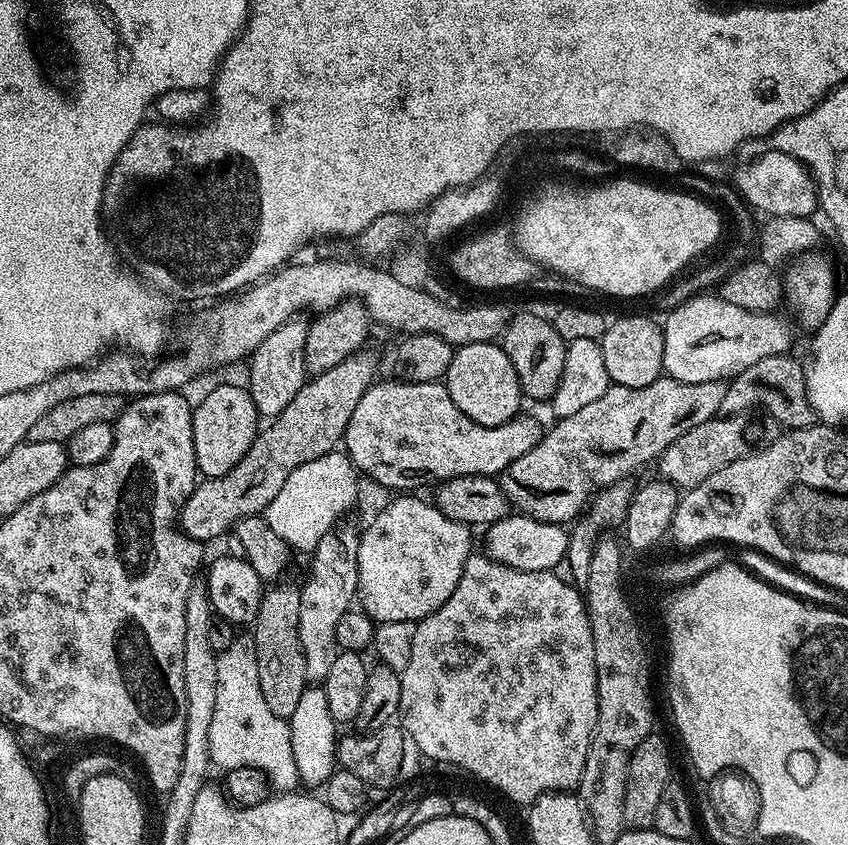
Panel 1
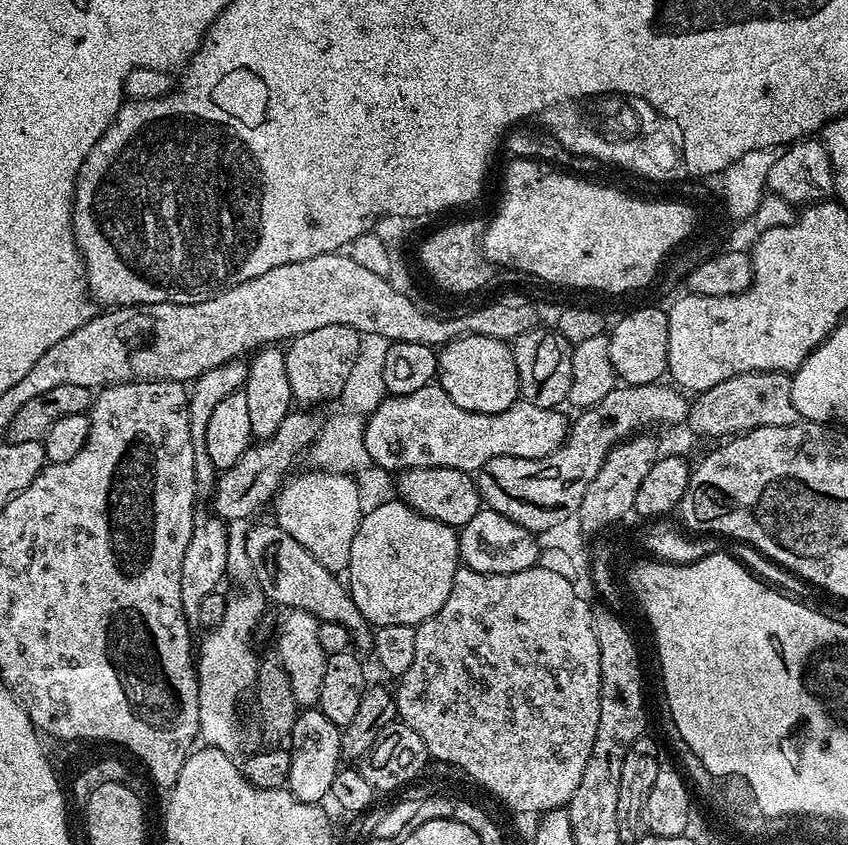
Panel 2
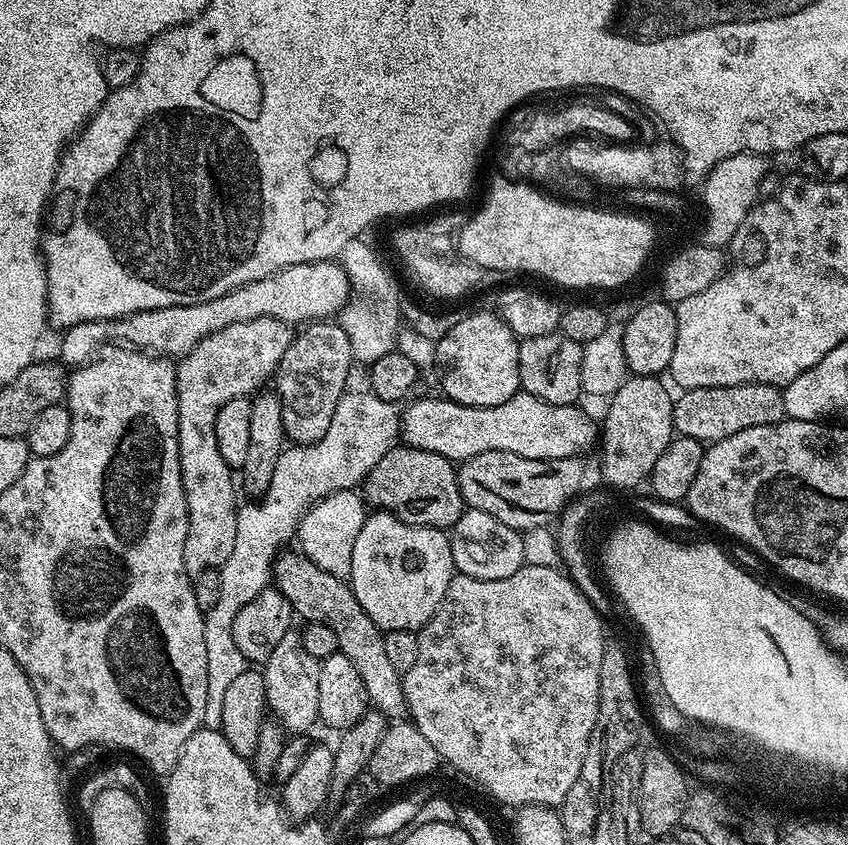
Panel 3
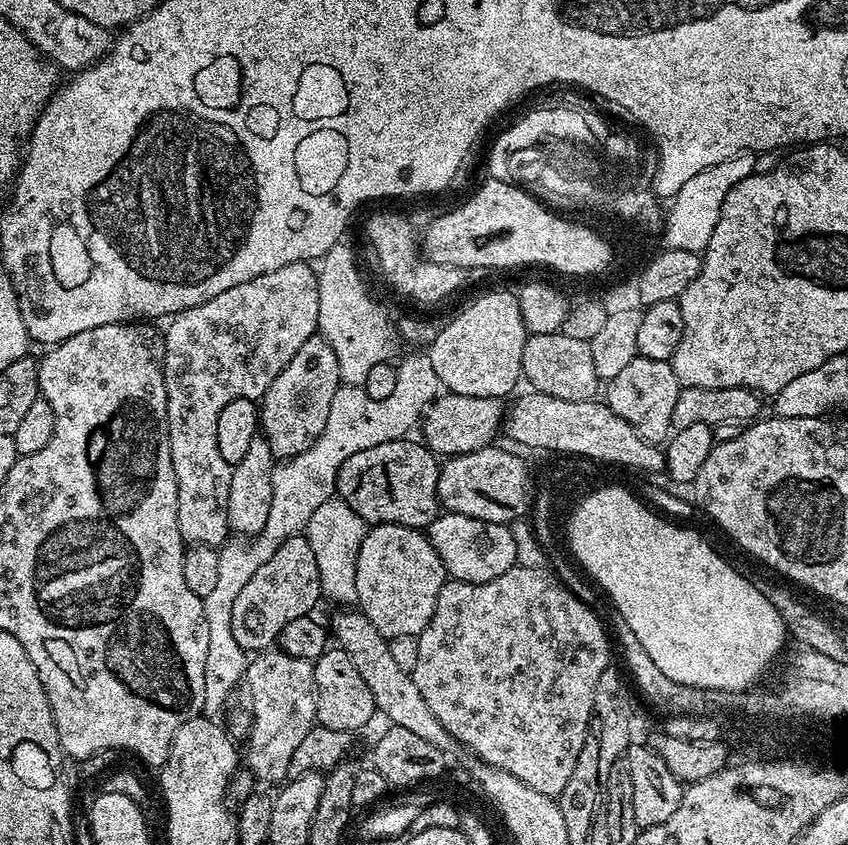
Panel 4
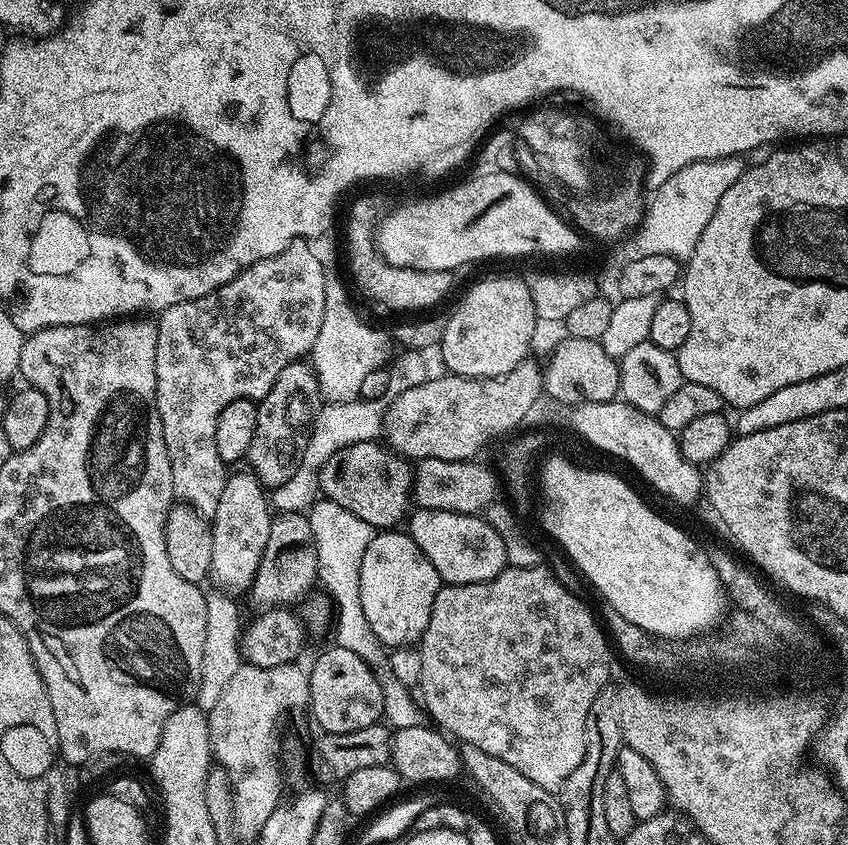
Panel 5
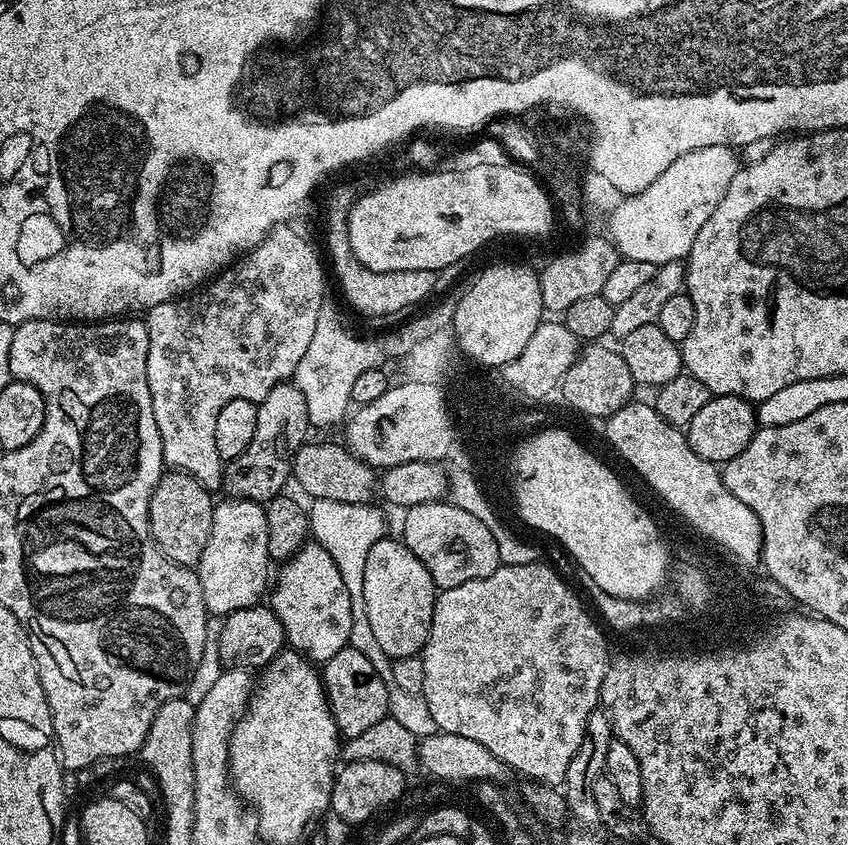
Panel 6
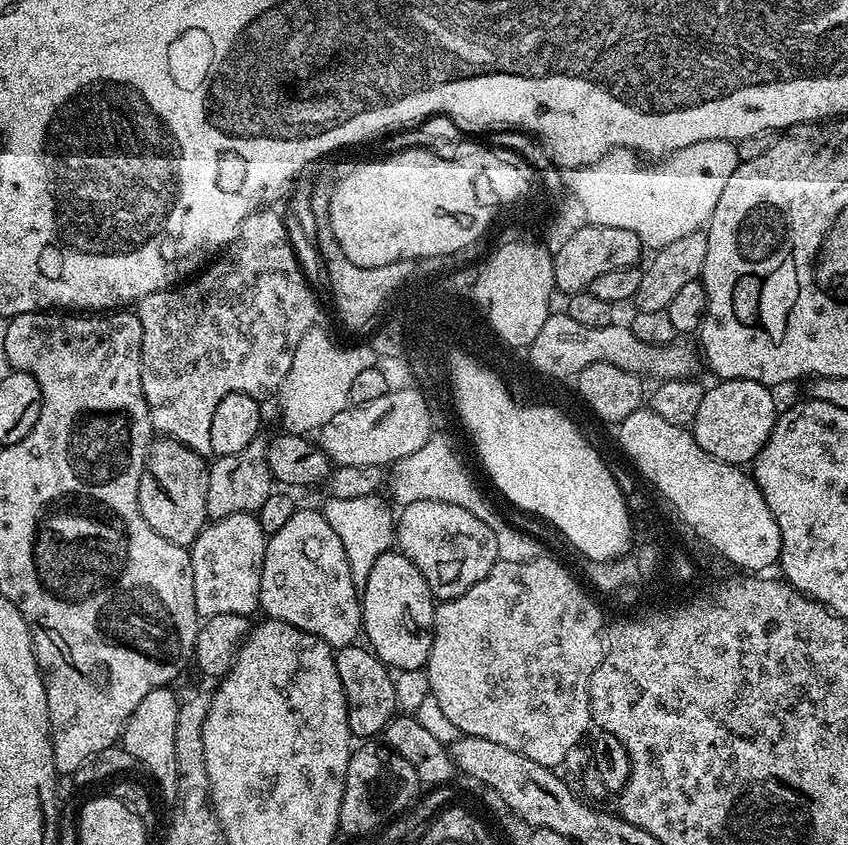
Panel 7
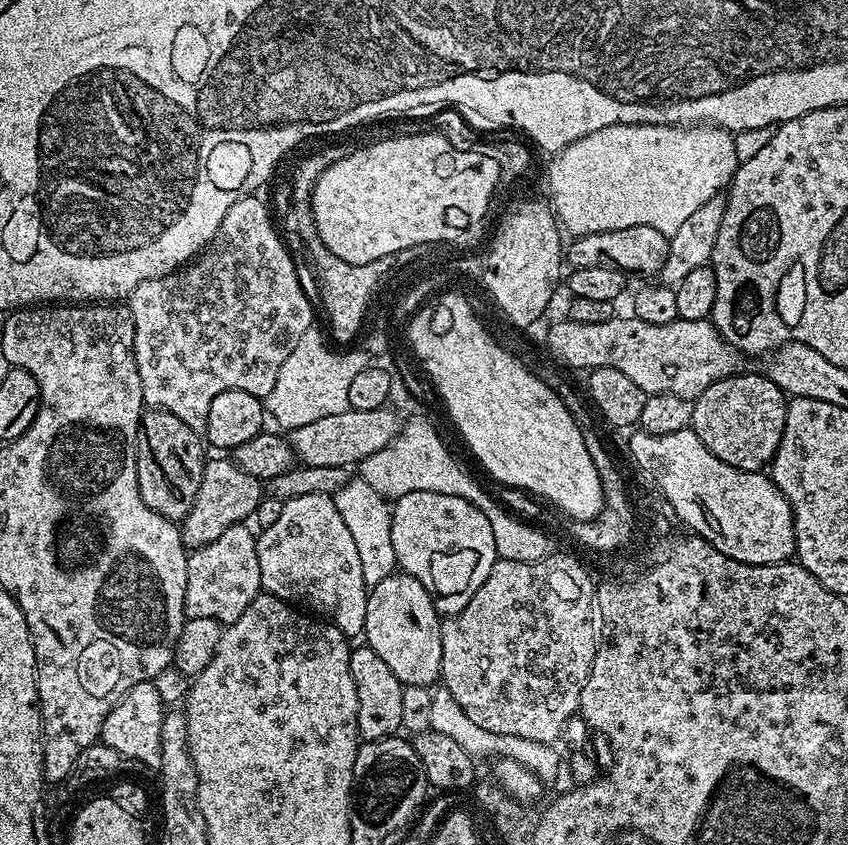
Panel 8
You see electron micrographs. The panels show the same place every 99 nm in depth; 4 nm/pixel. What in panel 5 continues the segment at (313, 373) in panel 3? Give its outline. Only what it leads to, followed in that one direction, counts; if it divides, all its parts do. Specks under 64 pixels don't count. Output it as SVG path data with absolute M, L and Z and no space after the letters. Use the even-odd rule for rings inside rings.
M297 362L286 366L270 386L270 394L258 401L258 426L254 426L254 442L246 457L247 467L260 479L265 489L282 486L298 470L314 426L316 413L322 407L322 397L316 372L311 363Z

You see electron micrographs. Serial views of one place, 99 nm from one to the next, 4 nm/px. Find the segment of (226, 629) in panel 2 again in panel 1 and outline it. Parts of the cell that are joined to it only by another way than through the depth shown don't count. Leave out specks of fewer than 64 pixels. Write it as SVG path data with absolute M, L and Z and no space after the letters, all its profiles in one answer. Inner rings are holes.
M237 635L226 650L218 653L216 662L218 698L214 701L214 718L210 721L210 754L213 765L220 770L244 766L262 770L269 785L280 794L299 789L301 782L298 766L294 766L294 746L290 746L290 726L285 717L274 714L270 706L266 706L266 698L262 698L262 686L258 686L258 654L255 639L251 635Z

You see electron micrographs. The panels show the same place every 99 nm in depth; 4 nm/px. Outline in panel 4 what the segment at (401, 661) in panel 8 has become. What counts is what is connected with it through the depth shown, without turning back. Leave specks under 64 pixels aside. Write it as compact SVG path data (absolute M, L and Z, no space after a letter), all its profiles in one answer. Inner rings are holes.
M377 524L369 527L364 534L364 541L358 550L358 570L356 571L358 594L356 604L370 622L374 622L374 630L389 638L398 634L419 636L430 622L434 614L434 606L438 602L438 594L446 583L446 573L442 566L442 558L434 550L427 535L419 528L407 528L397 524Z

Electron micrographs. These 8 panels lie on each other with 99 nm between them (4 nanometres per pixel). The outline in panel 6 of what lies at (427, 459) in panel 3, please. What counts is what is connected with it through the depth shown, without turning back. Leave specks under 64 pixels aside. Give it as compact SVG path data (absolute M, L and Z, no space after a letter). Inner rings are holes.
M305 442L292 454L291 479L312 500L330 502L354 502L355 504L373 503L378 492L378 472L364 460L349 452L343 443L312 444Z

